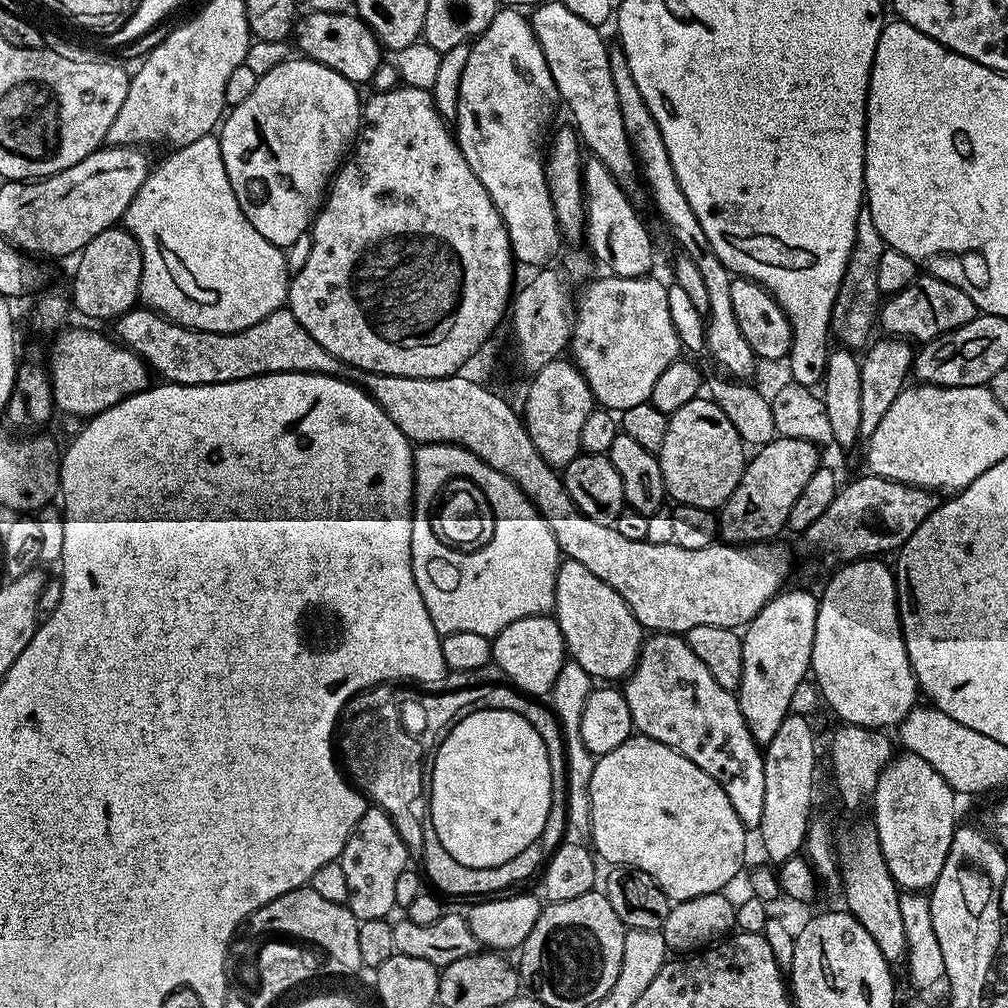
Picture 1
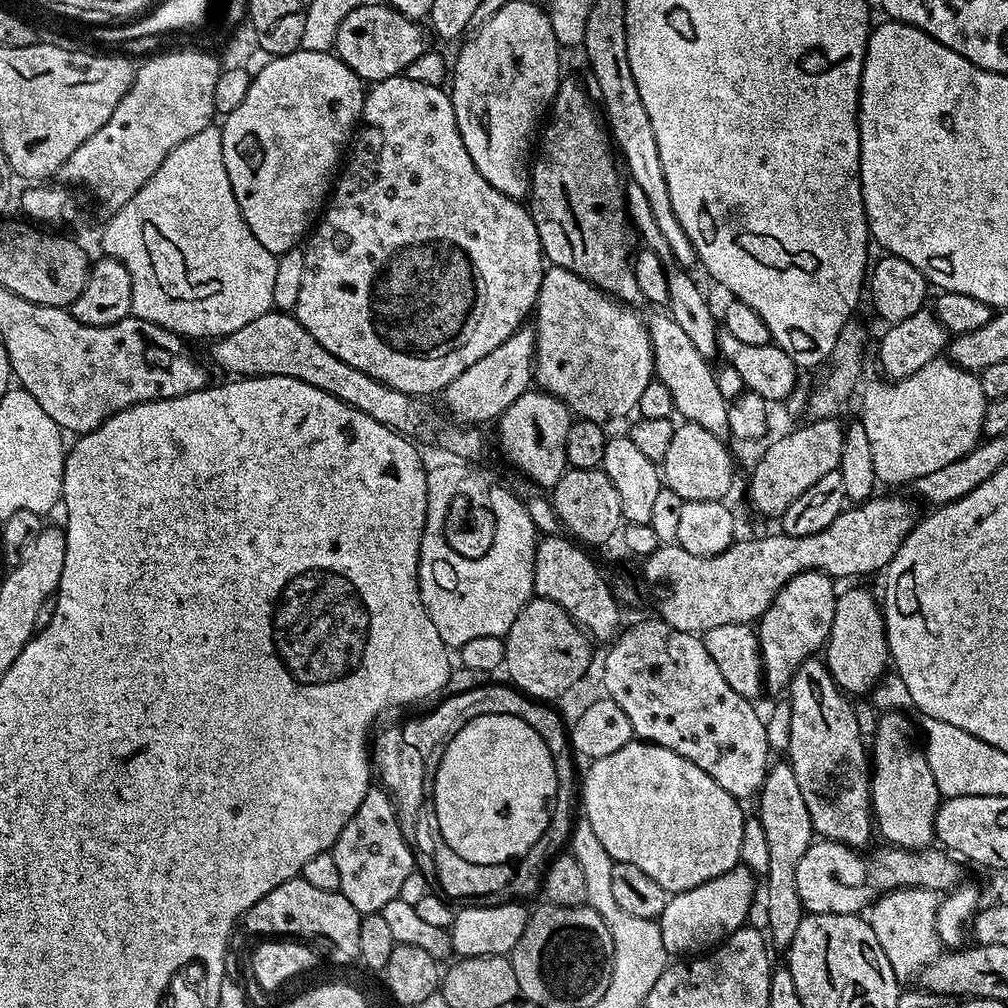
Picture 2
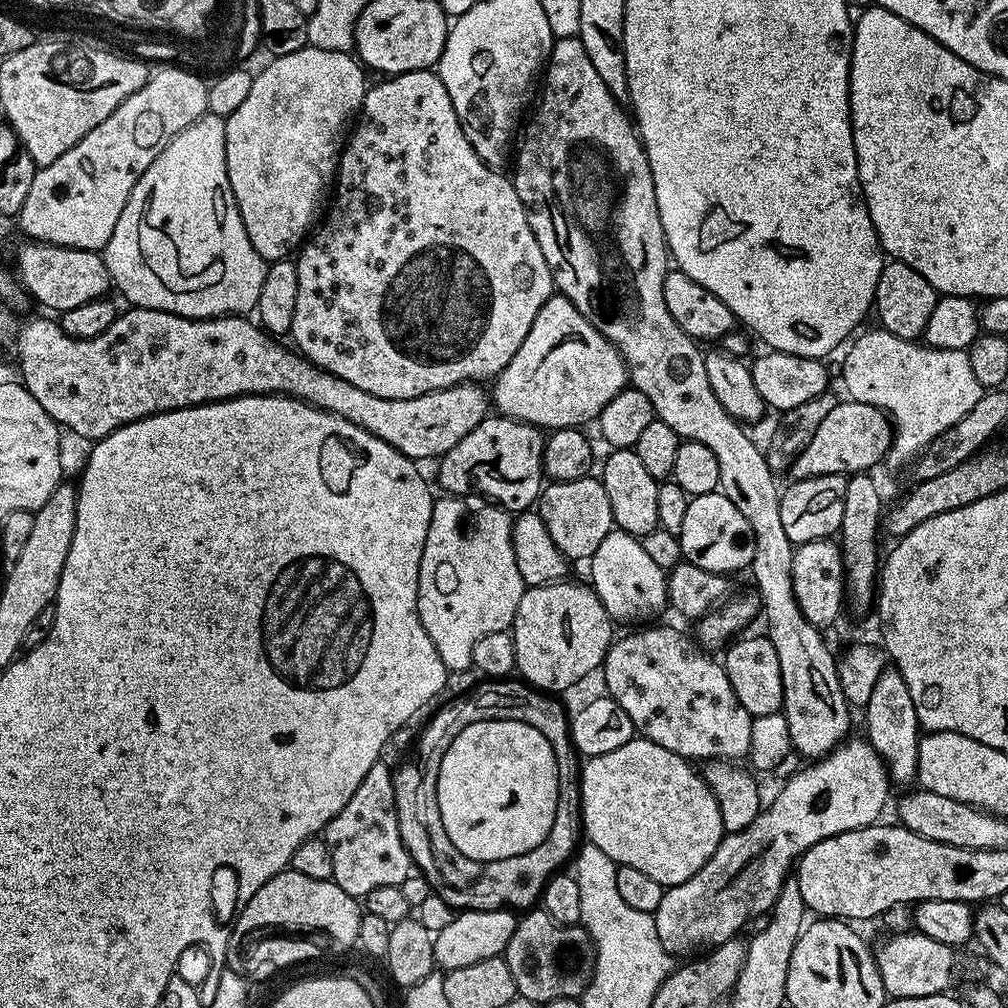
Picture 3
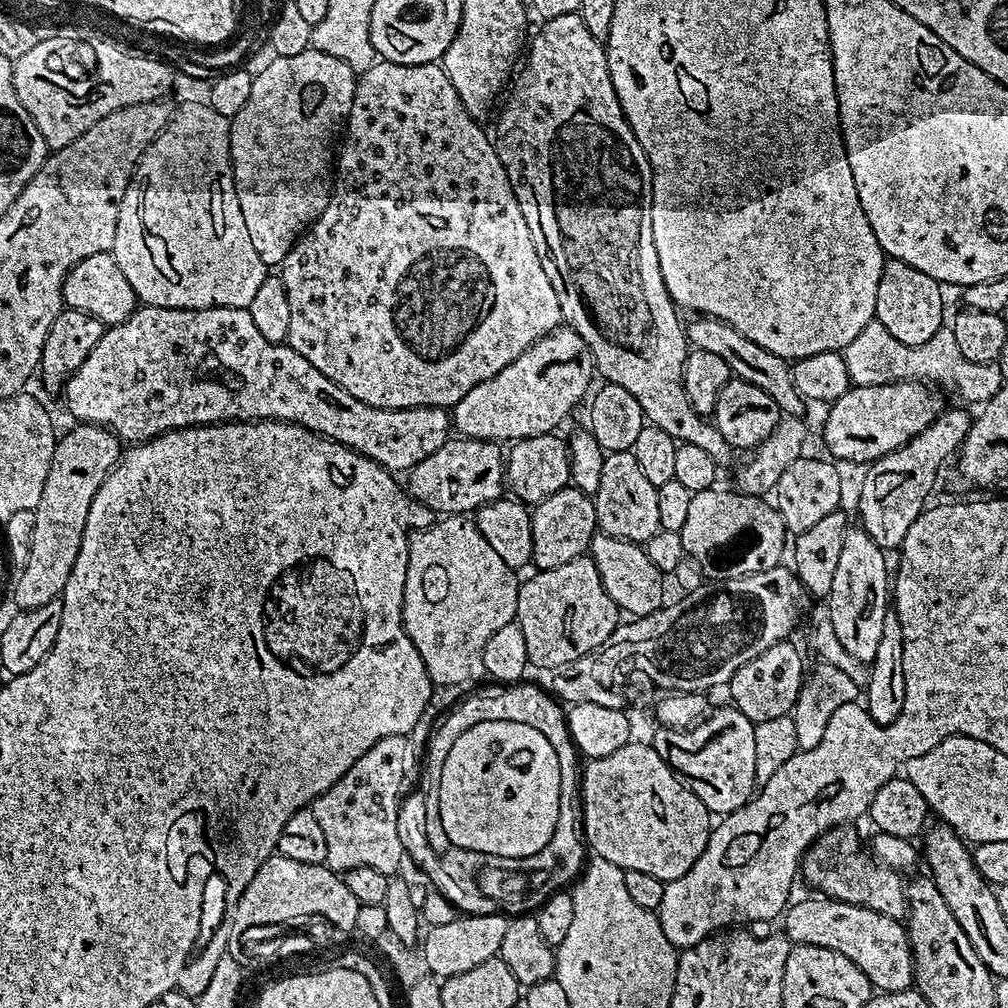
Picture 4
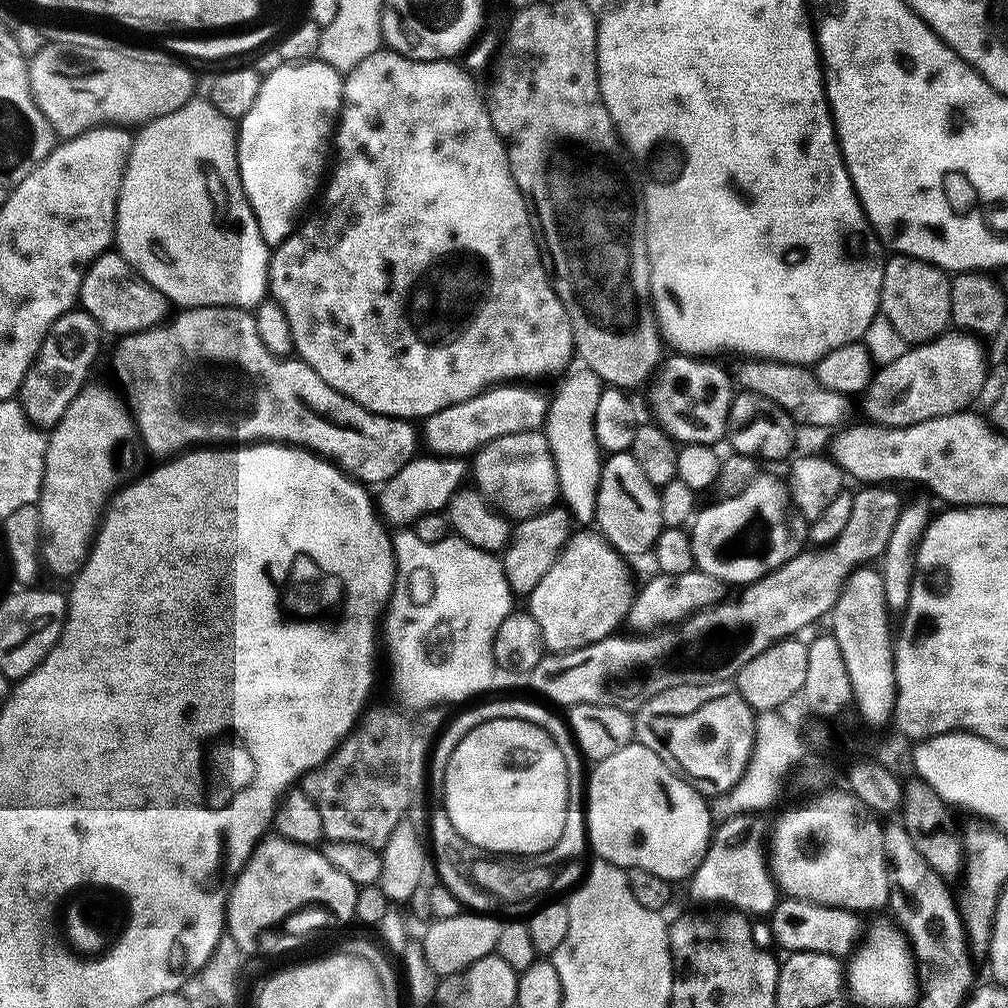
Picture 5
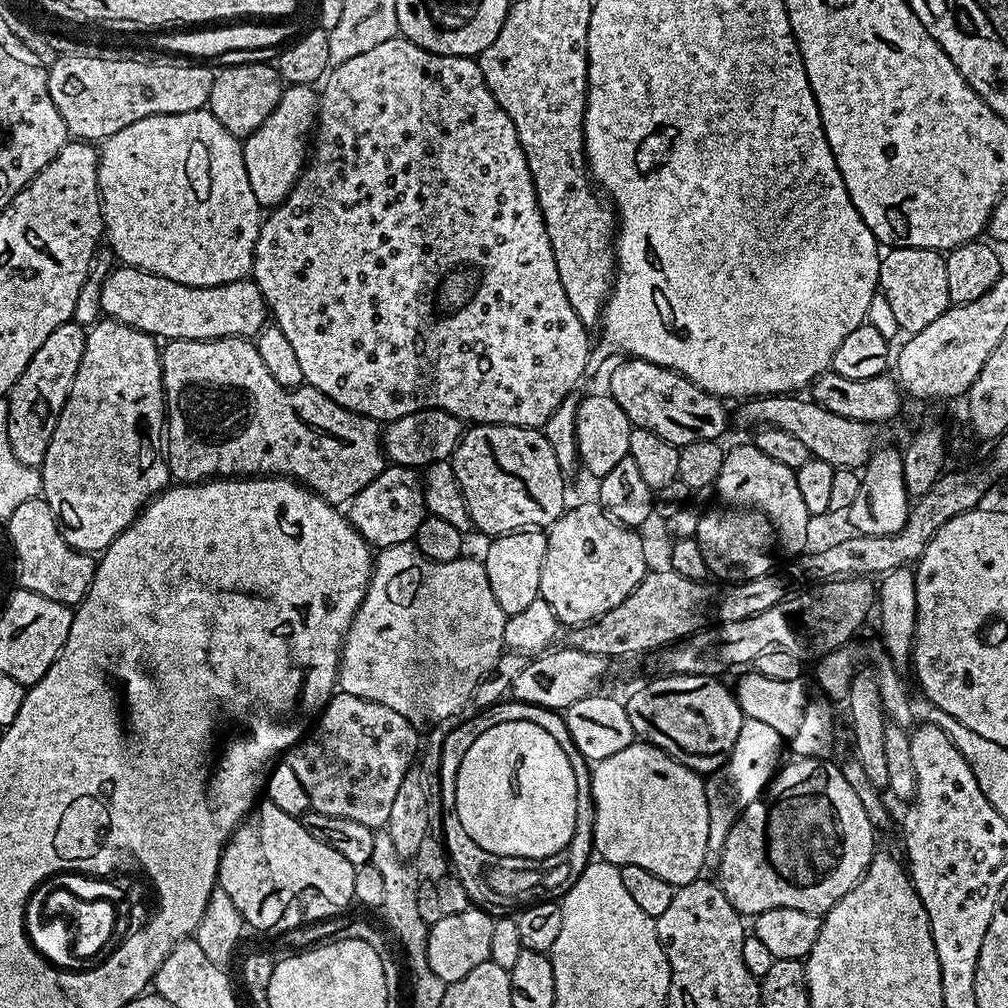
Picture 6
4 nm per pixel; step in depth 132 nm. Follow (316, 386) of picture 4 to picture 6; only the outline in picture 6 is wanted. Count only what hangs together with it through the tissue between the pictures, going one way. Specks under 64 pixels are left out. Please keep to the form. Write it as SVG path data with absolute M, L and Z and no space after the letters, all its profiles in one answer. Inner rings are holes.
M251 339L169 340L163 345L160 365L166 405L166 455L173 481L198 484L213 478L278 476L303 484L328 504L344 506L385 470L382 428L377 421L338 406L313 388L278 386Z

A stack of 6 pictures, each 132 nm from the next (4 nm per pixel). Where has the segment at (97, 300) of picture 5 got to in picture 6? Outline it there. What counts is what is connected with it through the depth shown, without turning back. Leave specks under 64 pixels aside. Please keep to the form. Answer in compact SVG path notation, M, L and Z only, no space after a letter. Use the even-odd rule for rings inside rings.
M116 266L100 285L100 310L107 319L117 320L146 334L169 340L221 340L231 336L255 338L270 320L268 304L256 281L245 278L222 286L191 288L162 278L143 268Z

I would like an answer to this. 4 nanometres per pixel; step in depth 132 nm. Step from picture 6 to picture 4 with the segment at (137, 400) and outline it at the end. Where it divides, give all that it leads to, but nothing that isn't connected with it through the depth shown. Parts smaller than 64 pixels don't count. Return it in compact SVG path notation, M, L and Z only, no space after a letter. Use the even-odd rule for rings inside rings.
M76 422L73 425L68 436L61 435L57 439L54 458L50 462L50 474L46 474L46 486L42 486L42 498L38 498L38 506L34 510L36 525L32 531L30 558L24 569L15 577L16 589L12 592L13 598L16 599L15 607L20 610L46 606L46 602L57 599L63 593L66 582L74 570L78 550L82 546L82 534L86 530L86 518L90 514L94 494L98 494L104 479L122 459L122 444L115 432L99 424Z

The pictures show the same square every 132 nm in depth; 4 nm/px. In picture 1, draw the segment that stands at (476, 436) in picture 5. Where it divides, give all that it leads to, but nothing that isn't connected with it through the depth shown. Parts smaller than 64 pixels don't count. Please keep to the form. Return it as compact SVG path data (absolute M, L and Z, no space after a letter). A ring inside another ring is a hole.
M604 274L601 280L593 279L585 283L584 293L581 296L579 293L574 304L570 359L587 382L593 401L613 414L630 410L630 406L649 403L654 382L681 355L680 336L676 333L676 320L672 317L668 292L663 282L654 277L649 274L638 278L622 278Z

